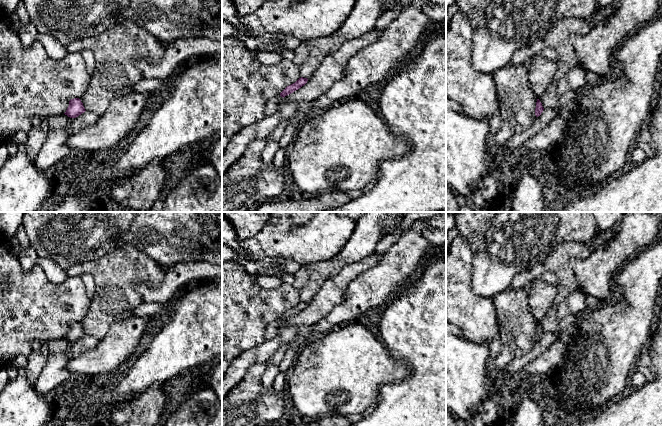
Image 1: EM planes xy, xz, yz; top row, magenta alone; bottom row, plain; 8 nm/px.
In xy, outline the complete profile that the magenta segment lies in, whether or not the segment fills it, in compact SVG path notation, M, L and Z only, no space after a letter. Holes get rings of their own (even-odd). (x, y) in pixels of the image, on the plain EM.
M74 322L69 325L69 330L64 338L70 342L76 342L85 335L81 324L79 322Z

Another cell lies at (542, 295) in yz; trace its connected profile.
M533 280L533 286L528 295L528 308L534 320L539 323L551 307L557 289L556 285L546 284L540 280Z

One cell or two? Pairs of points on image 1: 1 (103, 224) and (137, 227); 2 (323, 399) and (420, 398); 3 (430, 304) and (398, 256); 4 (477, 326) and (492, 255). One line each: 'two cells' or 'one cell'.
1: two cells
2: two cells
3: two cells
4: two cells

